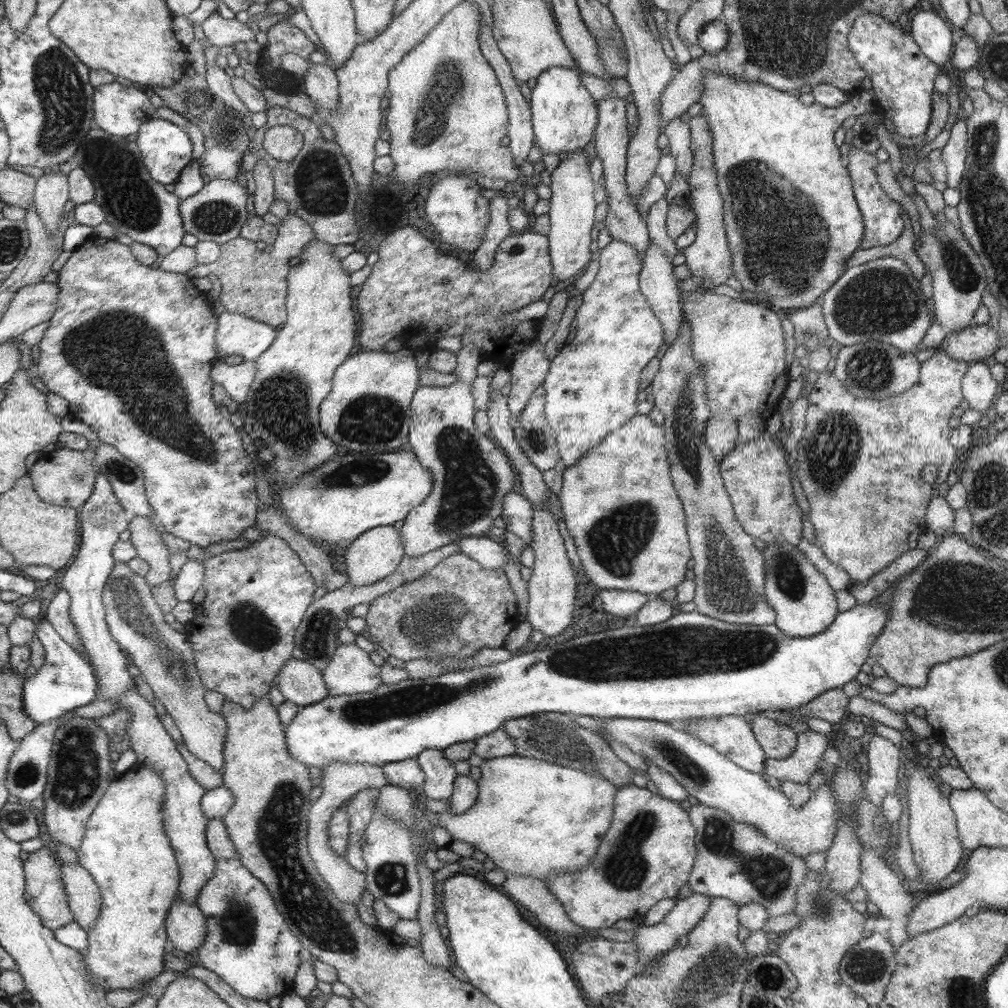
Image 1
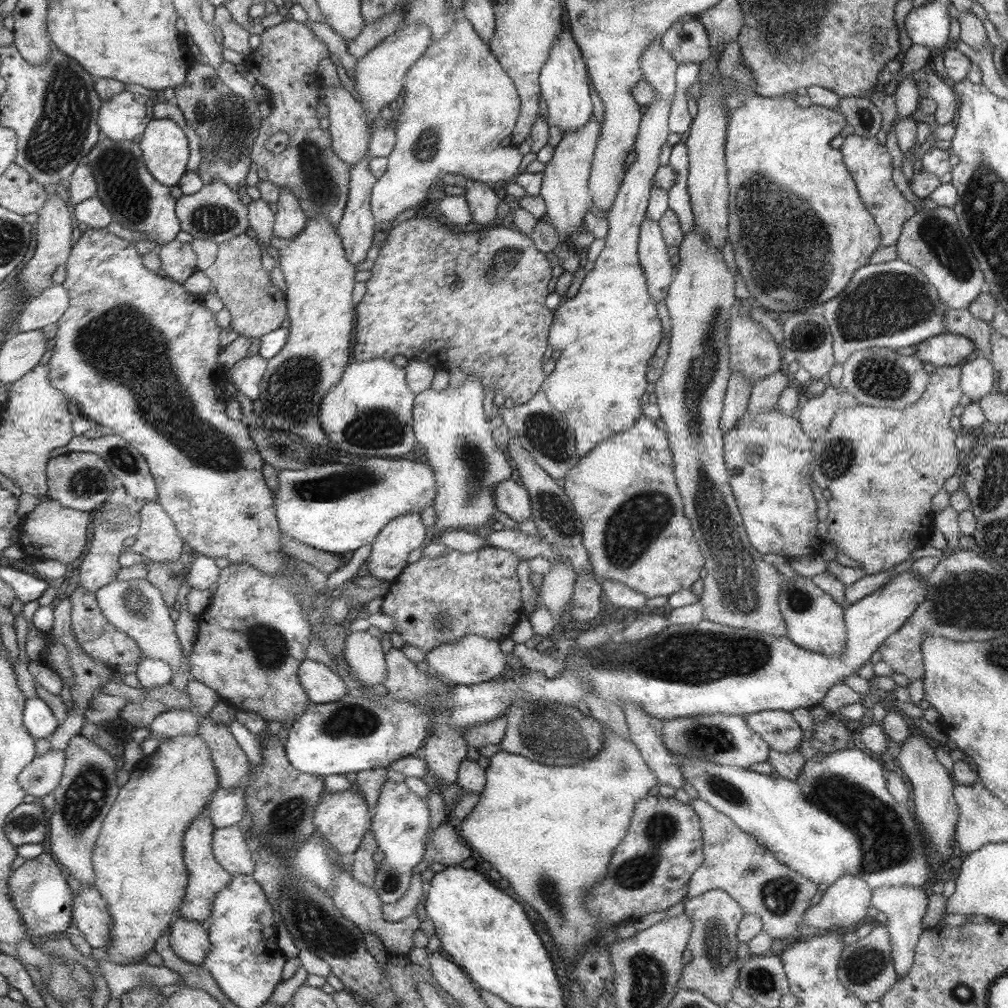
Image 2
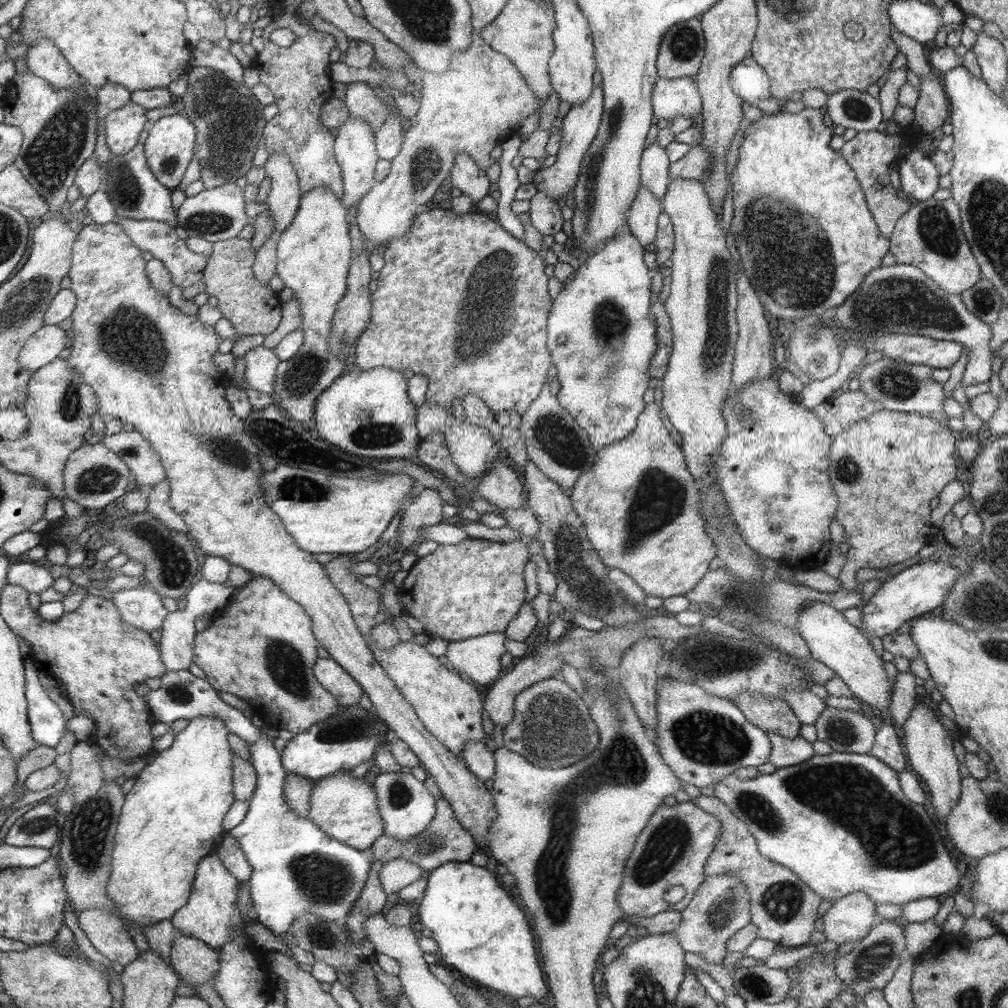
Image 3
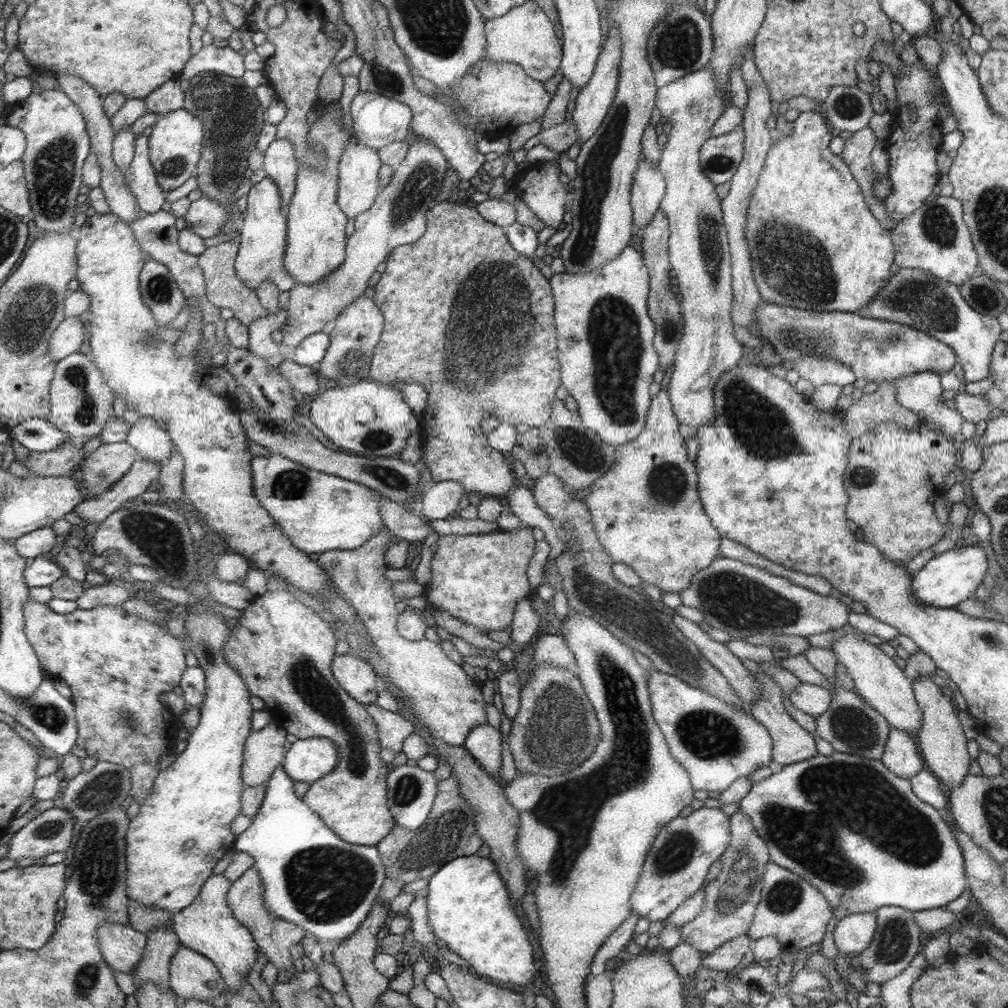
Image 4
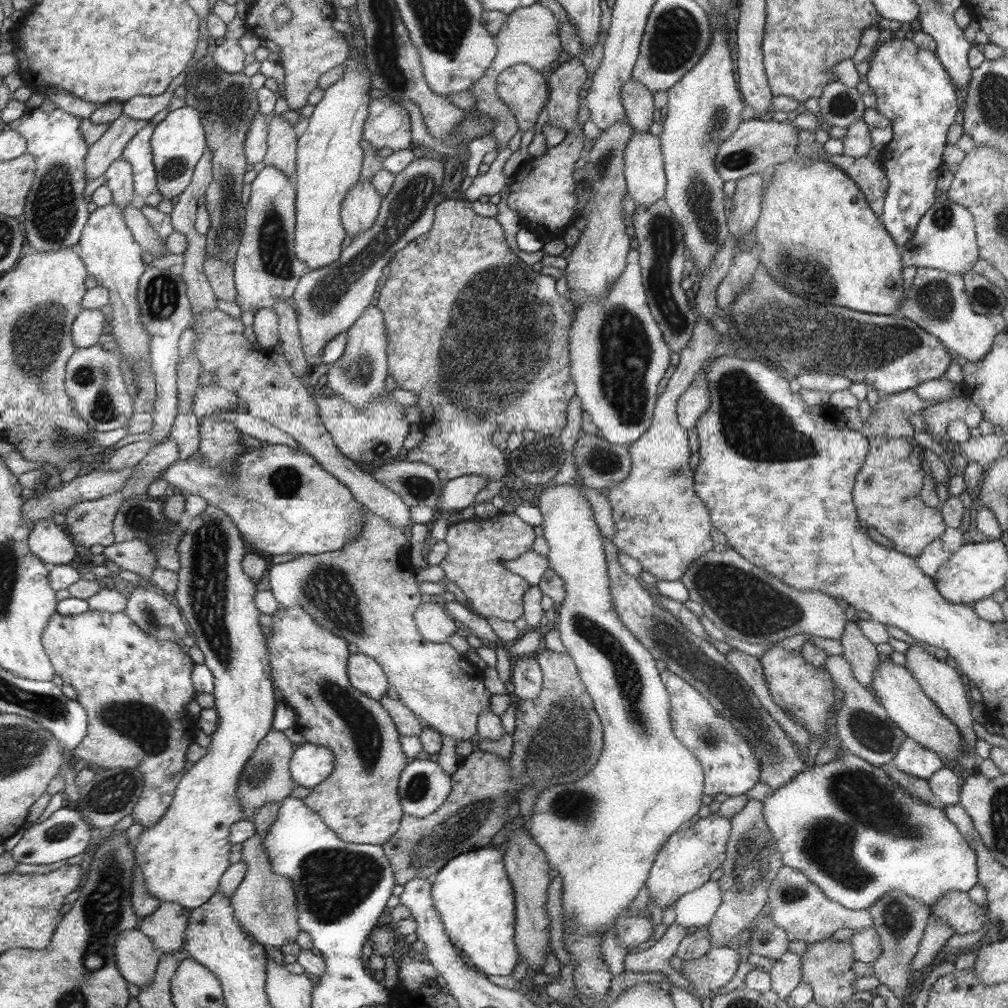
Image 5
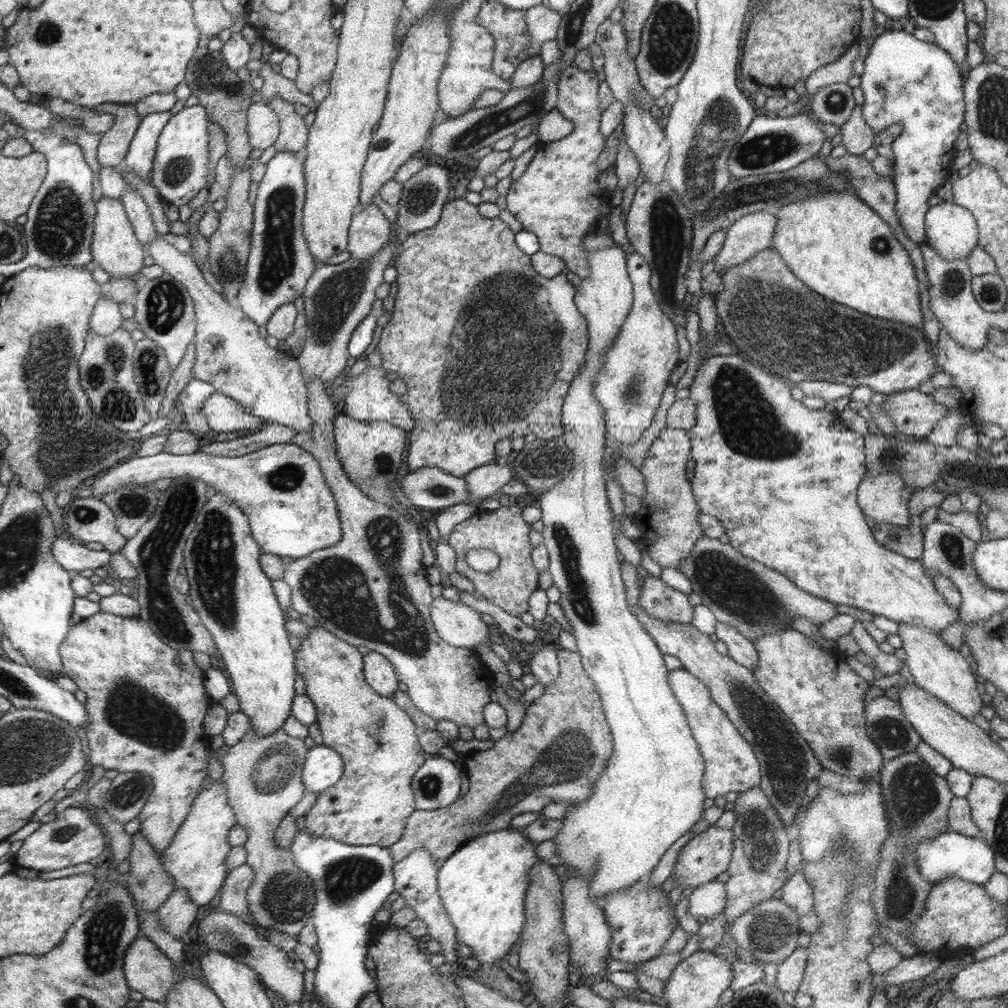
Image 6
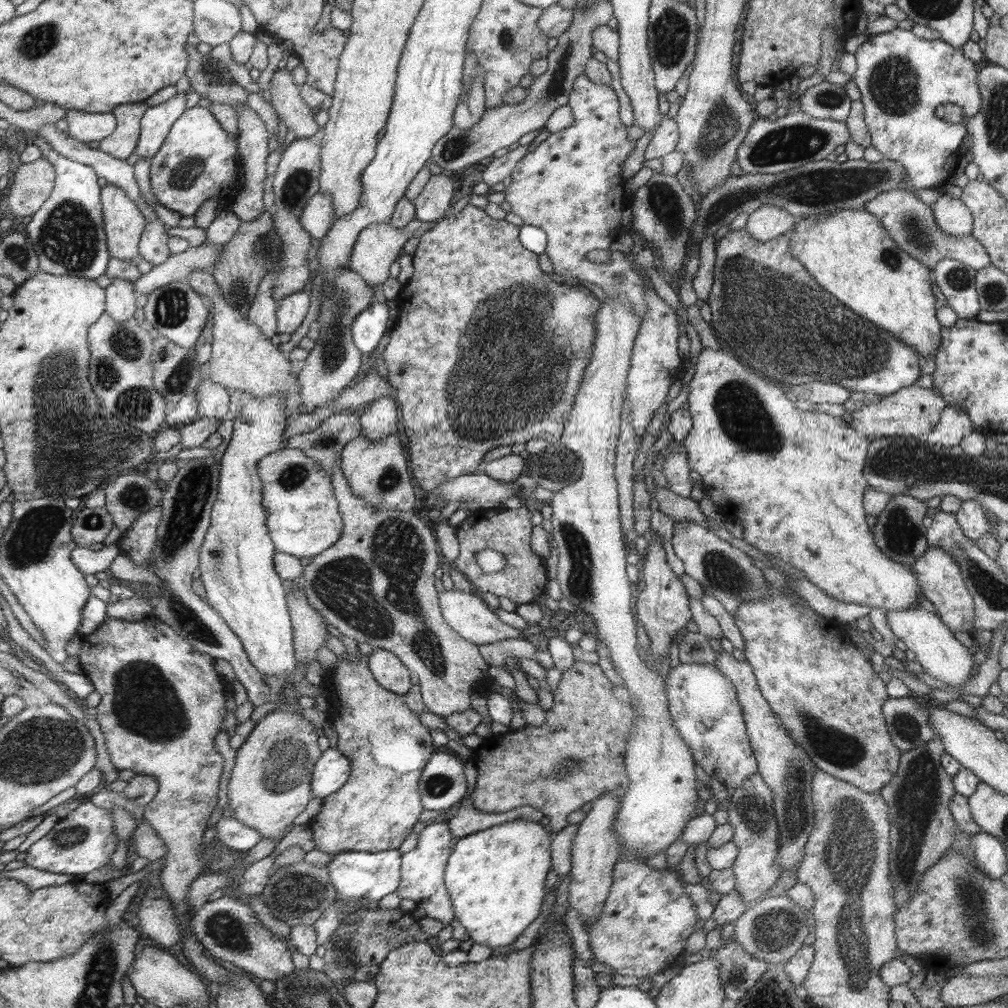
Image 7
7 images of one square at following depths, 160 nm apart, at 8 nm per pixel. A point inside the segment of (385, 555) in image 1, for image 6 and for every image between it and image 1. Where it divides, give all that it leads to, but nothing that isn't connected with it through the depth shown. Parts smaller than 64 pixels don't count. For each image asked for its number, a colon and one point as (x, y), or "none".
2: (389, 550)
3: (424, 510)
4: (439, 501)
5: (458, 493)
6: (485, 481)

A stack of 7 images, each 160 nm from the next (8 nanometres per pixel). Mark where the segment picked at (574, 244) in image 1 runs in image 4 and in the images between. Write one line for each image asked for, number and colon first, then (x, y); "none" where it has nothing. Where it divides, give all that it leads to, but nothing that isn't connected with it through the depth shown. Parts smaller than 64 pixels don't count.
2: (564, 188)
3: (579, 125)
4: (594, 100)

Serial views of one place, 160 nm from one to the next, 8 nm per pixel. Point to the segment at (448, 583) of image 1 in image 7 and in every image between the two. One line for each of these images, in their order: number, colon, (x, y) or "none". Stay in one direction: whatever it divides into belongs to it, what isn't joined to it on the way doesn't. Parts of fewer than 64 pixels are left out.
2: (433, 602)
3: (465, 590)
4: (478, 578)
5: (478, 548)
6: (504, 531)
7: (507, 532)

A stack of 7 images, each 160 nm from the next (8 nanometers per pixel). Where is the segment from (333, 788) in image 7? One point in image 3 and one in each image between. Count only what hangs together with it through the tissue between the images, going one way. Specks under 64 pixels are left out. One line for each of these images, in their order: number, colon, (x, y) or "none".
3: (342, 741)
4: (308, 760)
5: (311, 764)
6: (323, 767)

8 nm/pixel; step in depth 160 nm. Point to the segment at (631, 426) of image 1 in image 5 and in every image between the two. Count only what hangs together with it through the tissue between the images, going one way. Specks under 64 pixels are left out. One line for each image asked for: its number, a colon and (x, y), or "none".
2: (631, 517)
3: (639, 503)
4: (646, 512)
5: (658, 520)

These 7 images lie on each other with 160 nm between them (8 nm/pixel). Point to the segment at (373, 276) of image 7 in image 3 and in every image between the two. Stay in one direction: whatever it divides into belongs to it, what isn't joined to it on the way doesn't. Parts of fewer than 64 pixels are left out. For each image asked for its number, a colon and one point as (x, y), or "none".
3: (355, 149)
4: (359, 168)
5: (361, 205)
6: (368, 233)

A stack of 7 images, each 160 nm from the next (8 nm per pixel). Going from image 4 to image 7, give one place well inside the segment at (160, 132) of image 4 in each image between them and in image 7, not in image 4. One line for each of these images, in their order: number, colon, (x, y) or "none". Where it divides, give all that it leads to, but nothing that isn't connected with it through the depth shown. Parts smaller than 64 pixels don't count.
5: (179, 143)
6: (181, 171)
7: (200, 160)

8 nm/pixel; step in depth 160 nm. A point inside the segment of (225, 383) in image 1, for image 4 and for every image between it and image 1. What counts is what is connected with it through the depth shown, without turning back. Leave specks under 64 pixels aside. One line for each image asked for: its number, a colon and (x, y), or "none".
2: (246, 374)
3: (261, 363)
4: (260, 343)

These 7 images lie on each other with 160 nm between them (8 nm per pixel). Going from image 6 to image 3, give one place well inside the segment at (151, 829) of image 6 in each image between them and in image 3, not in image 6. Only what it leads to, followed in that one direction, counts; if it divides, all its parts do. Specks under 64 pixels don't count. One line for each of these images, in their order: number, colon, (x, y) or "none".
3: (99, 658)
4: (118, 665)
5: (136, 689)

